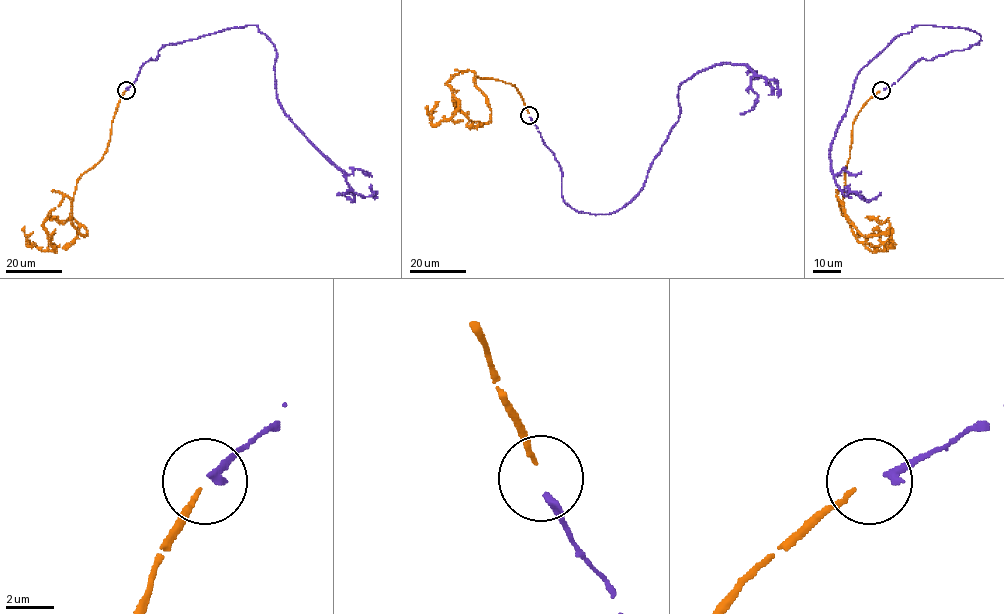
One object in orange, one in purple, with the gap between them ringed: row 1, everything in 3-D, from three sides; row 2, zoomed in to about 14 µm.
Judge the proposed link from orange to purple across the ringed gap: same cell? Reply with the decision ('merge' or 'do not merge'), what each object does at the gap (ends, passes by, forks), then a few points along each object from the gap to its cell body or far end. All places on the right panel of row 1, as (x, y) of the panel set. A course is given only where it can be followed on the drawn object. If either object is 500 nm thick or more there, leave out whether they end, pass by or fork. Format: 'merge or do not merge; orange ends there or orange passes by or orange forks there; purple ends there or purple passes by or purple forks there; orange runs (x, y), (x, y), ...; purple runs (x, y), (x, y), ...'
merge; orange ends there; purple ends there; orange runs (880, 91), (855, 119), (843, 202), (837, 197), (855, 237), (870, 251), (884, 252), (890, 242), (872, 229); purple runs (883, 89), (922, 58), (966, 49), (980, 35), (916, 25), (858, 74), (831, 171), (846, 192), (881, 194)

